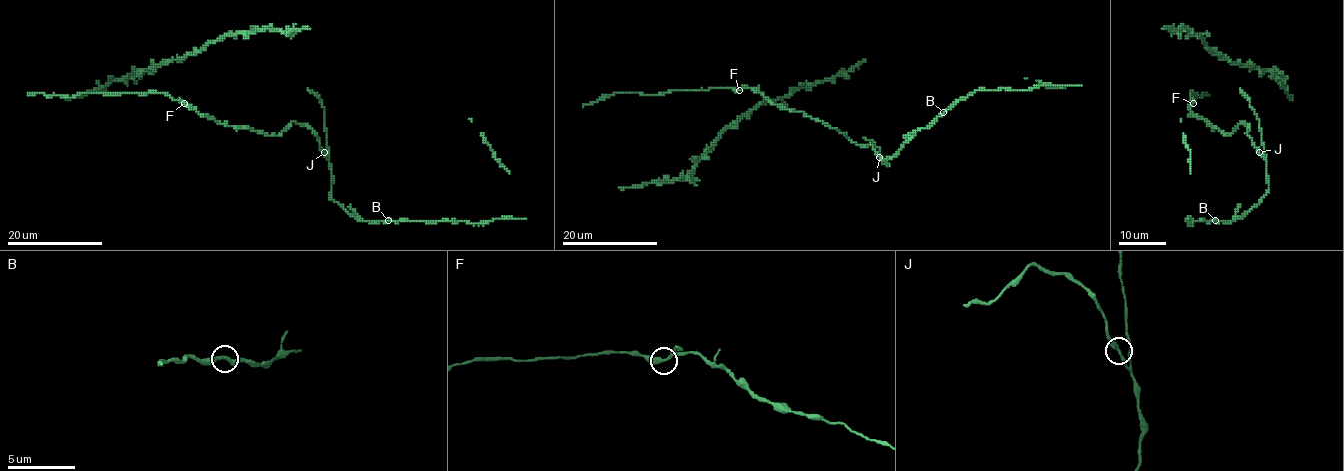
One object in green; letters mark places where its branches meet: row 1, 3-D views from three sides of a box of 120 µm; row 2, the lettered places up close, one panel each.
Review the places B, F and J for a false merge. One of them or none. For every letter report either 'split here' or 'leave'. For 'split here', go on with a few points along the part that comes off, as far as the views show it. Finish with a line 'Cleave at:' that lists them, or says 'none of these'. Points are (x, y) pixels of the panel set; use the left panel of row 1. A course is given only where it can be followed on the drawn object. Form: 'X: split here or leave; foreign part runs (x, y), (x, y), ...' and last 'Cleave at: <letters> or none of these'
B: leave
F: leave
J: leave
Cleave at: none of these

